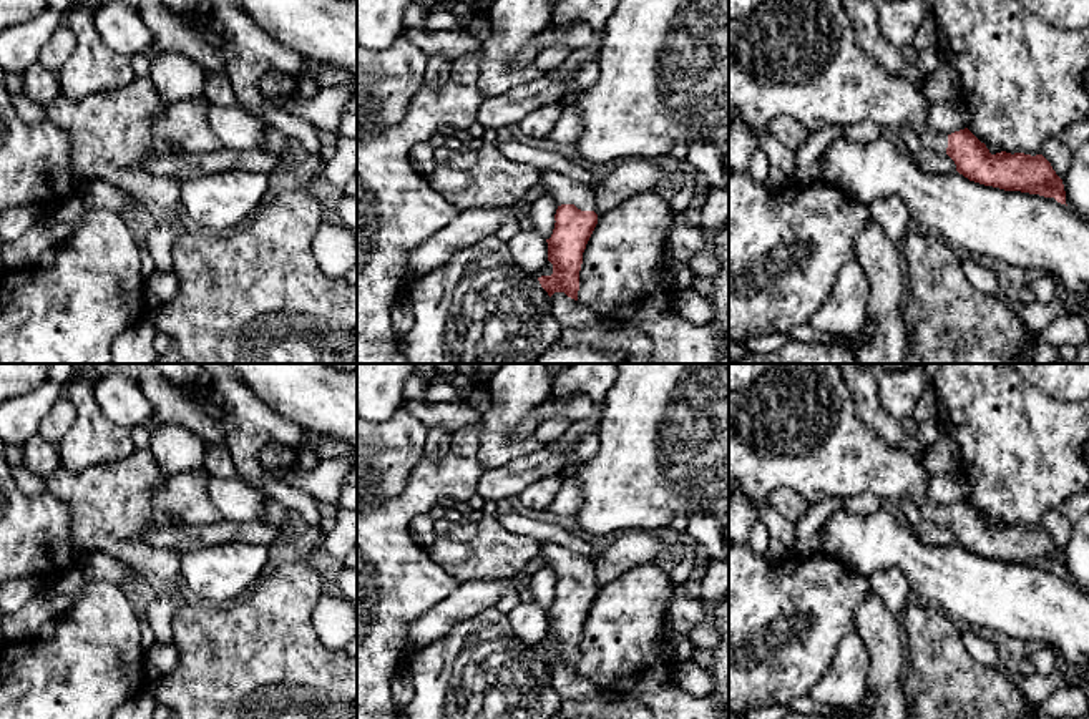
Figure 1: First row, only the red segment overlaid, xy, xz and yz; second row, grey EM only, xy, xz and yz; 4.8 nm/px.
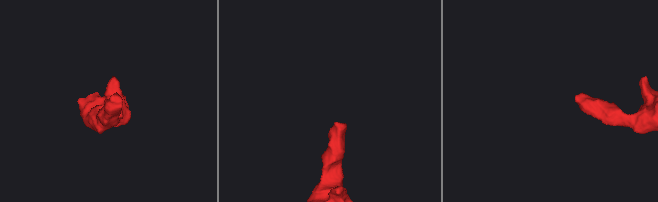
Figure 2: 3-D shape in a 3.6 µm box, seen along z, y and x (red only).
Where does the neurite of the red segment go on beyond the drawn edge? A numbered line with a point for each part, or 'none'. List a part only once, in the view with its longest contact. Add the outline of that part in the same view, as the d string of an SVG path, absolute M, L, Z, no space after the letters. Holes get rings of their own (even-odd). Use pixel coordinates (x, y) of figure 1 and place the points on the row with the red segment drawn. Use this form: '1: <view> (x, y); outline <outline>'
1: xz (561, 188); outline M543 169L538 188L531 193L533 198L549 196L561 204L574 204L581 211L594 209L594 193L589 186L571 179L569 176L554 171Z

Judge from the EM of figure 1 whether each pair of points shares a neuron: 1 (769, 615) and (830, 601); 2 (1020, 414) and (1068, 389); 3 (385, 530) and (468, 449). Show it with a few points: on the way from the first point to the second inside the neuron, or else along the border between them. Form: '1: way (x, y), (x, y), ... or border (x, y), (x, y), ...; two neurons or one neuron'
1: way (784, 600), (791, 593), (799, 601), (815, 601); one neuron
2: border (1026, 381), (1058, 399), (1071, 402); two neurons
3: border (452, 450), (475, 457); two neurons

